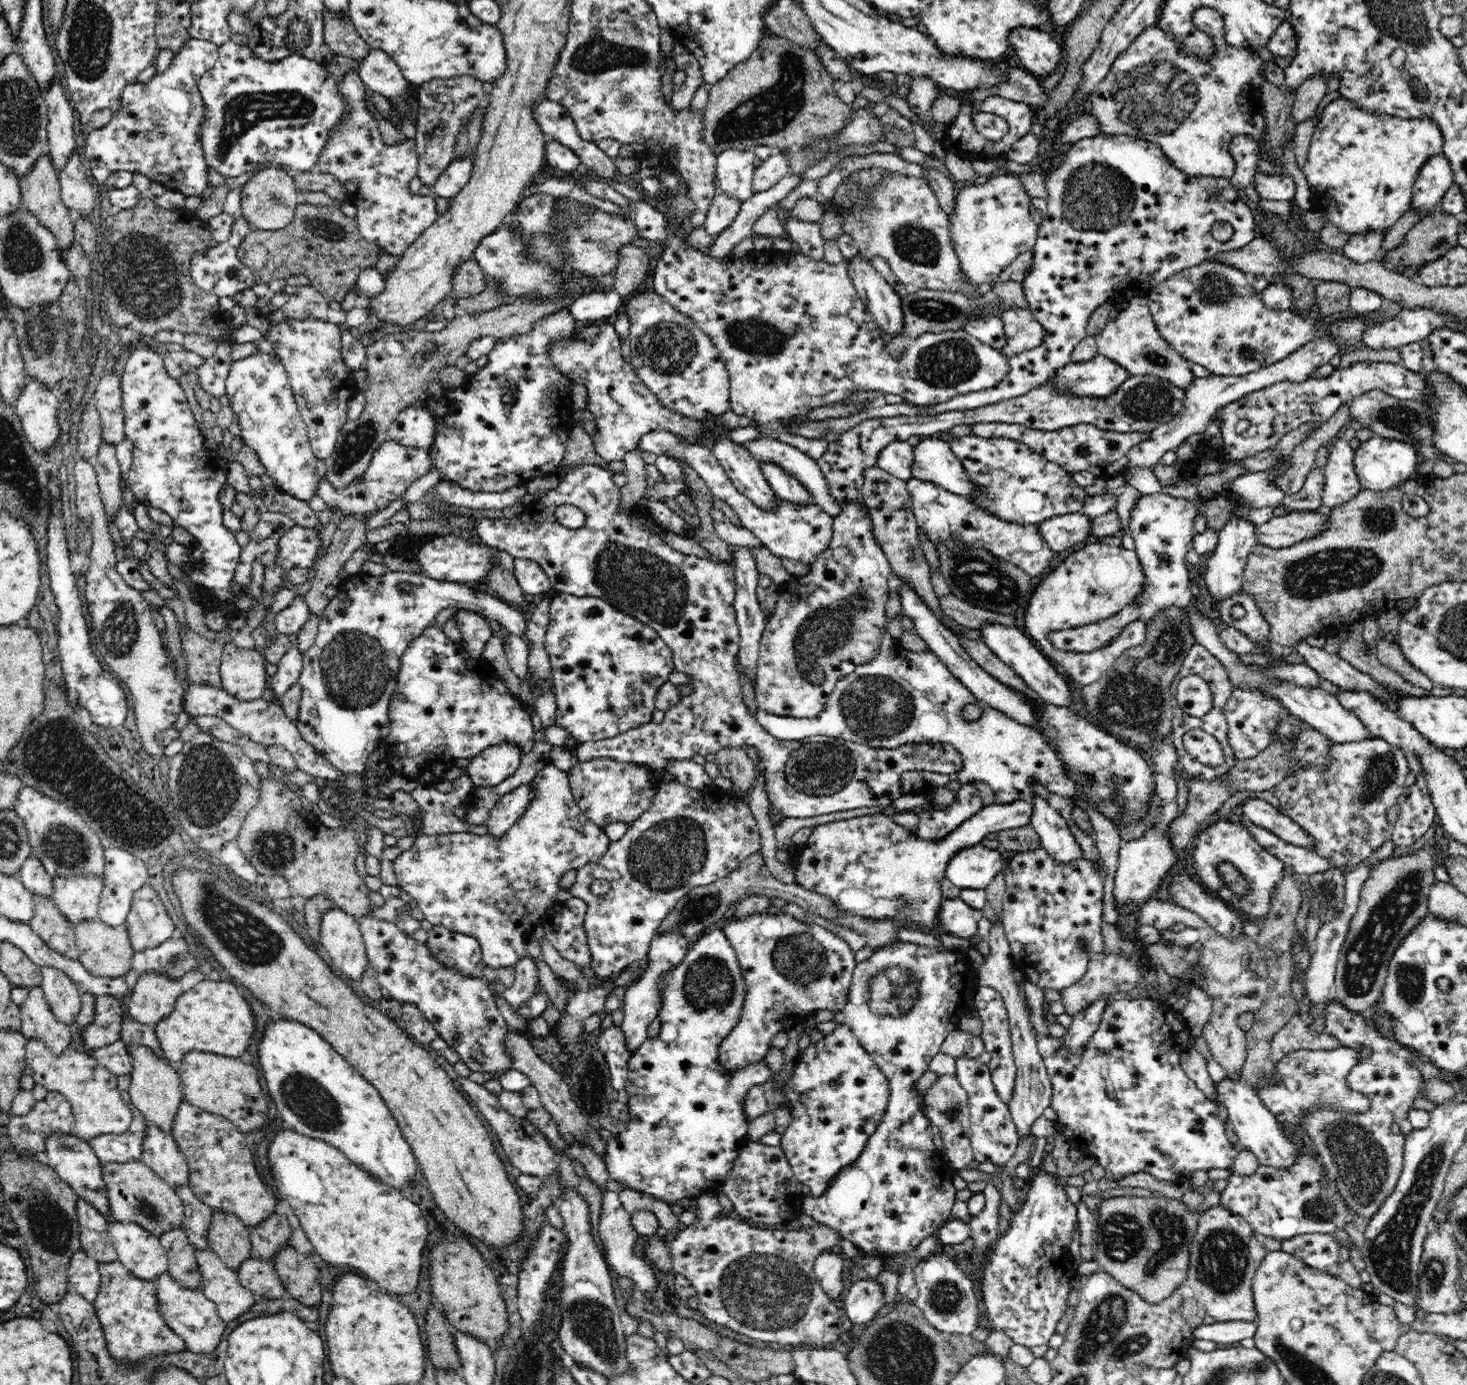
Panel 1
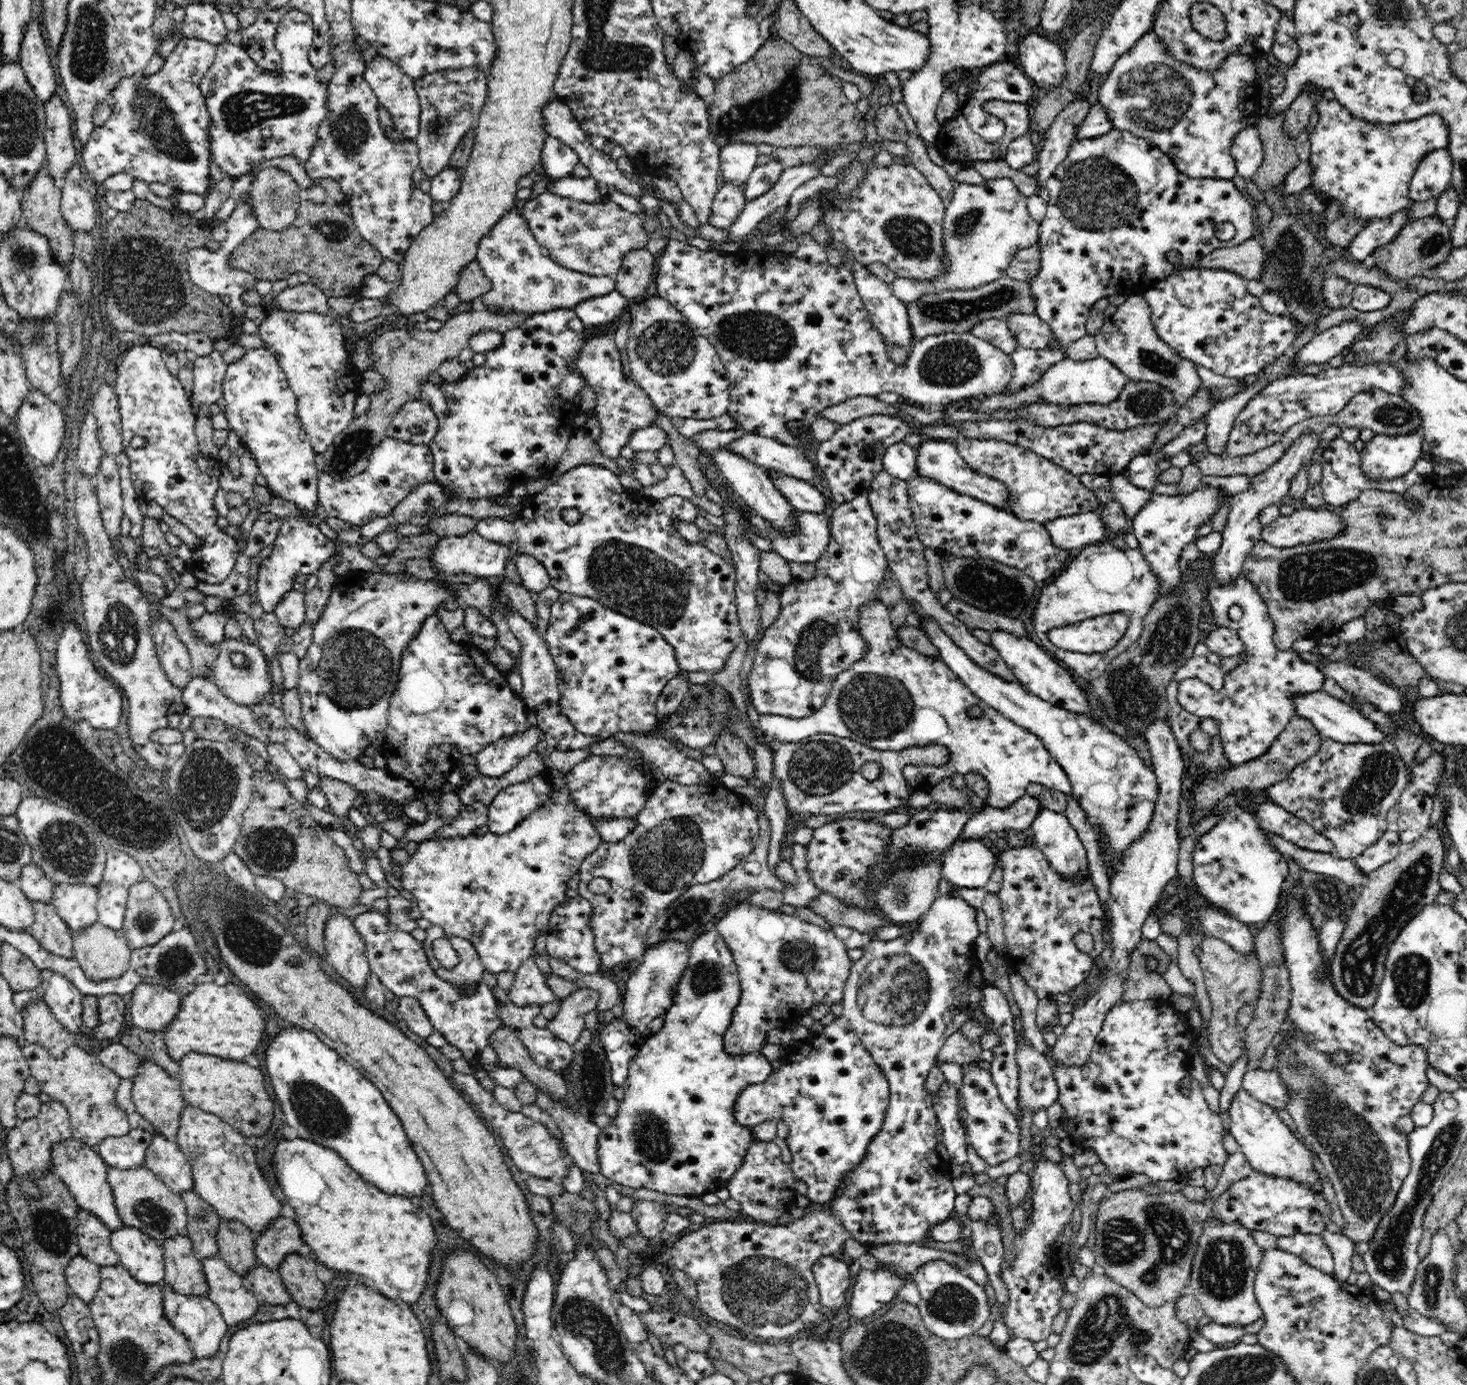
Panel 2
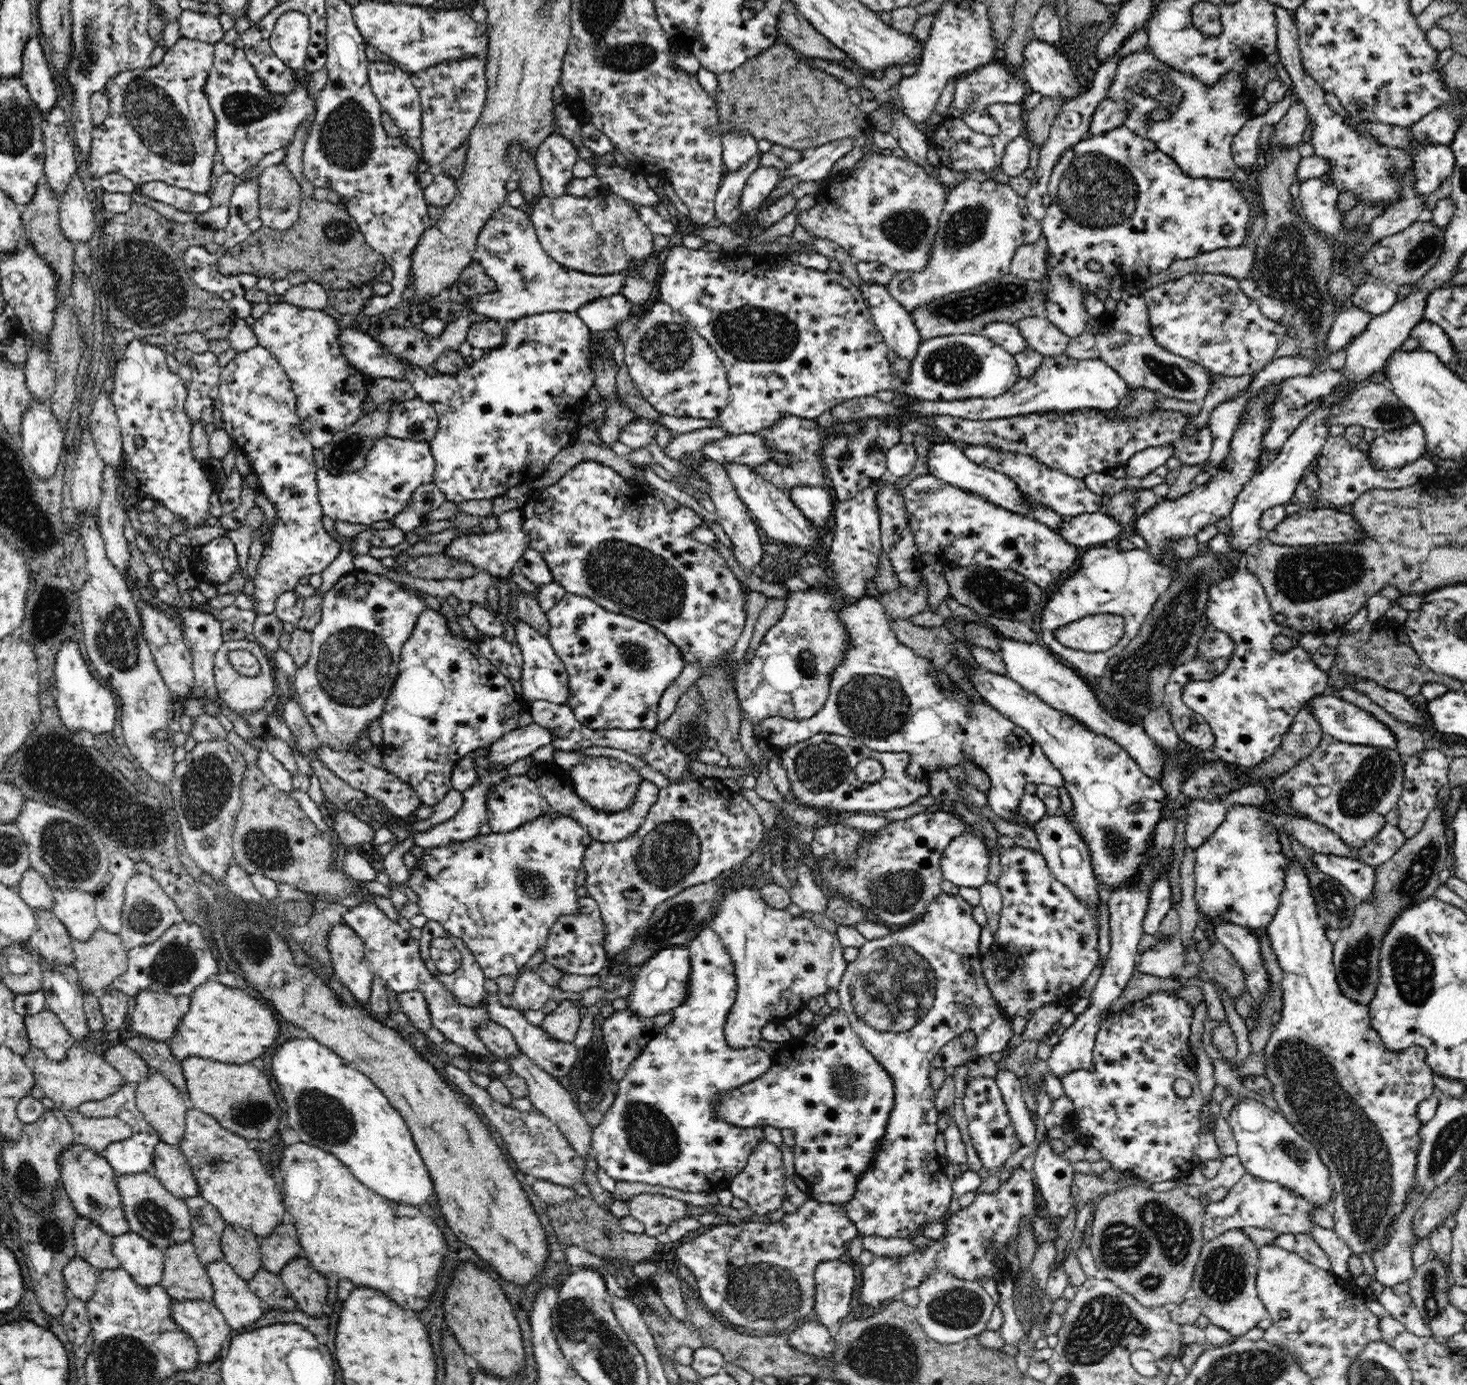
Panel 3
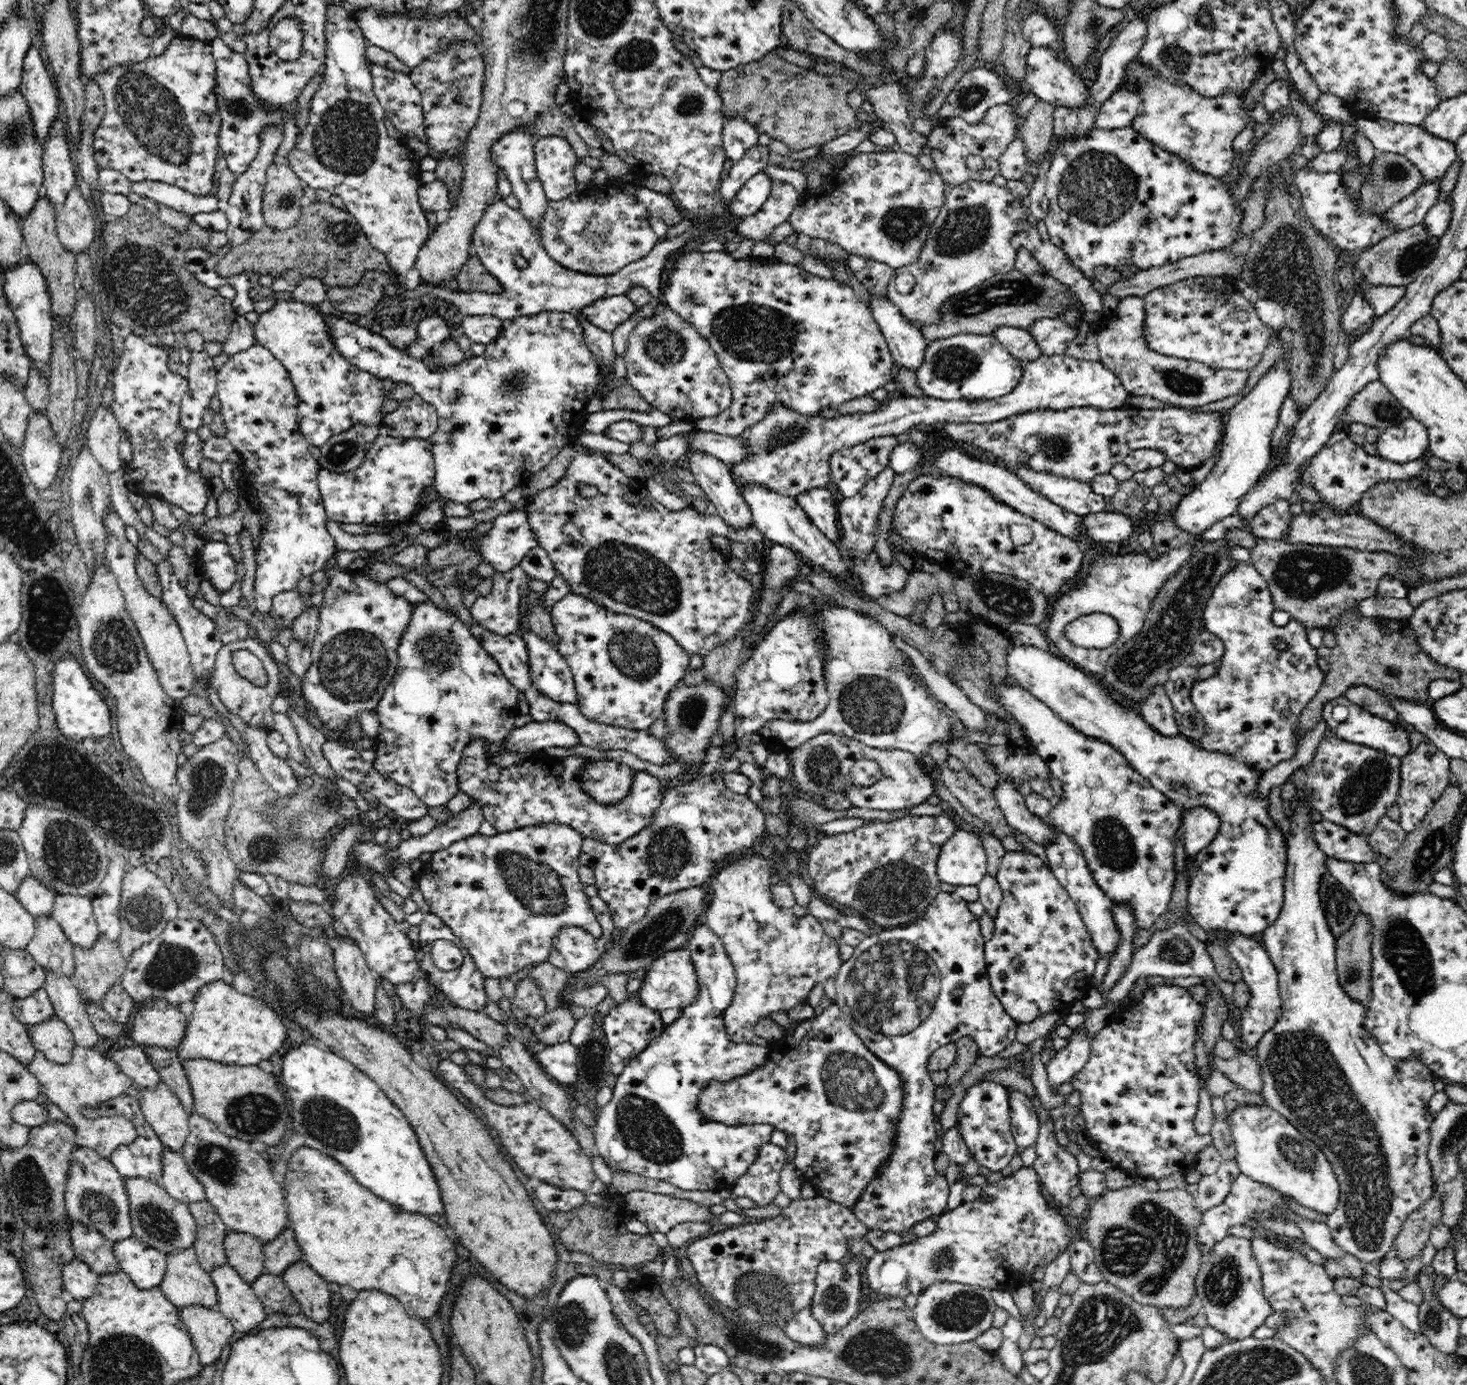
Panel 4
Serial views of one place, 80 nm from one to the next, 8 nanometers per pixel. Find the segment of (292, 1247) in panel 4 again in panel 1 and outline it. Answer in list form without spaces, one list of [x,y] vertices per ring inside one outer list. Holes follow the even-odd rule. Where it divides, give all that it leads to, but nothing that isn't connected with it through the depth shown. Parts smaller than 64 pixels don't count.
[[[272,1213],[260,1225],[249,1227],[249,1237],[255,1255],[272,1262],[275,1254],[286,1245],[292,1227],[285,1214]]]

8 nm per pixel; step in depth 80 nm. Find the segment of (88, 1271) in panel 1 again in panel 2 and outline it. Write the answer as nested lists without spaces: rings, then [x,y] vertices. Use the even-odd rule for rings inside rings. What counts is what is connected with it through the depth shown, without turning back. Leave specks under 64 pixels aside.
[[[78,1254],[66,1266],[65,1280],[73,1294],[89,1303],[101,1284],[99,1266]]]

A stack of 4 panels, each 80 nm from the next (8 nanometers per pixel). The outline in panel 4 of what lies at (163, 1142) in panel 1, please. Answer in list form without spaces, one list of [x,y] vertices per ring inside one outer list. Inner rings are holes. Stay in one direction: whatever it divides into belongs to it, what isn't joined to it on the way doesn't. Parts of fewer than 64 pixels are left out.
[[[166,1147],[163,1150],[164,1169],[159,1184],[167,1190],[168,1195],[187,1205],[205,1201],[206,1190],[190,1172],[182,1153],[172,1153]]]

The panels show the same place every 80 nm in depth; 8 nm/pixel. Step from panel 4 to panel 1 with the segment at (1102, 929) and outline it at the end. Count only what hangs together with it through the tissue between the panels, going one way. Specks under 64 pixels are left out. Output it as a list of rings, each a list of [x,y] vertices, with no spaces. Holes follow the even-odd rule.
[[[1036,795],[1031,800],[1033,815],[1030,824],[1038,833],[1042,848],[1063,864],[1084,858],[1084,853],[1070,832],[1066,819],[1048,805],[1046,798]]]

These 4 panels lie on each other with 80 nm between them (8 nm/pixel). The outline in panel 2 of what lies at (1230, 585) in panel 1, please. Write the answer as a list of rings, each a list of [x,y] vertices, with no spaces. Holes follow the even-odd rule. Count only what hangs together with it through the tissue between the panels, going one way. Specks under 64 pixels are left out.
[[[1304,432],[1298,436],[1292,446],[1282,454],[1282,458],[1268,466],[1264,472],[1251,477],[1253,485],[1251,489],[1242,491],[1230,497],[1230,511],[1224,529],[1221,531],[1222,542],[1220,548],[1215,552],[1213,558],[1212,576],[1218,587],[1232,584],[1234,579],[1243,575],[1242,566],[1247,554],[1254,548],[1254,545],[1261,540],[1262,524],[1259,521],[1261,510],[1270,505],[1281,505],[1289,501],[1288,490],[1294,475],[1302,468],[1309,466],[1312,460],[1319,455],[1324,442],[1318,437],[1318,432]]]

